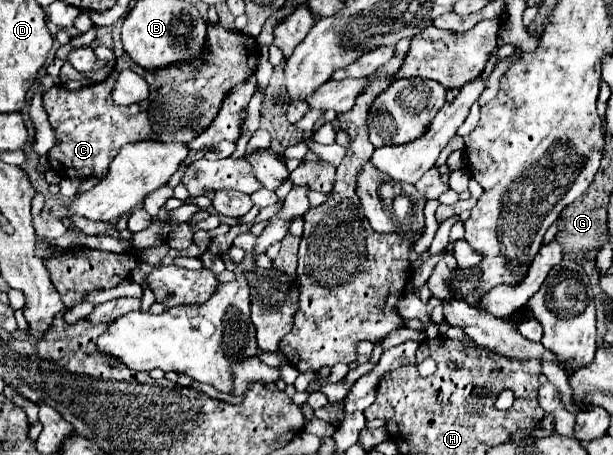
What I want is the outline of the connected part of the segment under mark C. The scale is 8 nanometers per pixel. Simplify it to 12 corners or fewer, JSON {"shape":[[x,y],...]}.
{"shape":[[208,28],[206,66],[148,72],[150,96],[118,78],[42,94],[50,170],[106,176],[124,144],[192,142],[256,72],[254,38]]}

